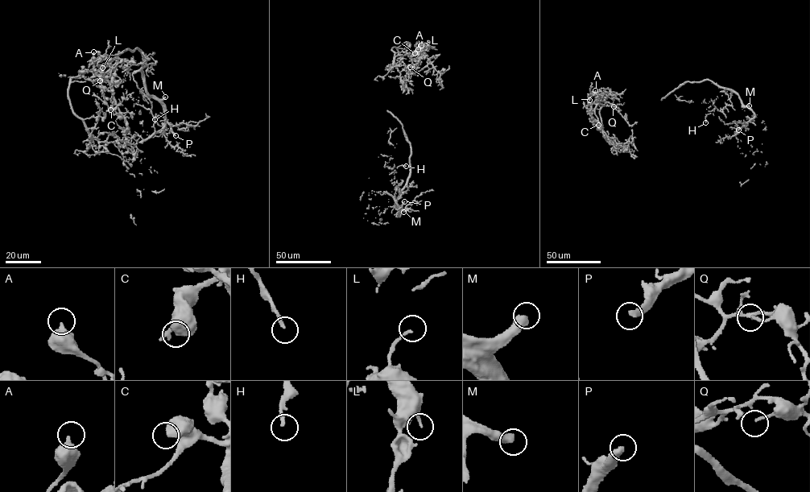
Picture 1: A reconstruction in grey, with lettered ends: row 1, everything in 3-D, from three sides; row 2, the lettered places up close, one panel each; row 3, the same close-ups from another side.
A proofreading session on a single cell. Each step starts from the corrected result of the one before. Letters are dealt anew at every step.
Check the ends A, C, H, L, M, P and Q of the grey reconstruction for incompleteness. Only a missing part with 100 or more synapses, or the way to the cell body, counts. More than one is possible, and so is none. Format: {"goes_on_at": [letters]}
{"goes_on_at": ["M", "P"]}

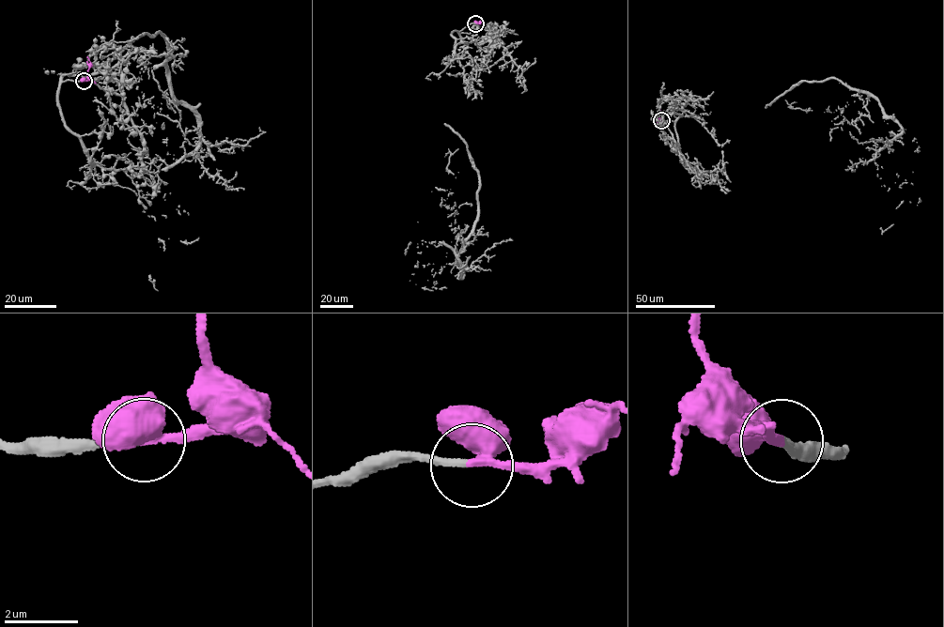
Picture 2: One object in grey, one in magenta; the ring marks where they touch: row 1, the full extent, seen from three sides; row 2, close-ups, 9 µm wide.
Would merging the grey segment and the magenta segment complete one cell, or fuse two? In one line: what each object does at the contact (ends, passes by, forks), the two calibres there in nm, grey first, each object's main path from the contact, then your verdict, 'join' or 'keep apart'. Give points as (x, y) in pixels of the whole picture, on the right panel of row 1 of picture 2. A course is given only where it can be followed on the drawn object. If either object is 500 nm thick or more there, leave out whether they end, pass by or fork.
grey ends; magenta passes by; calibres 200 and 320 nm; course grey (661, 120), (680, 154), (673, 114), (712, 134), (836, 78), (902, 128), (877, 176), (919, 199); course magenta (661, 120), (658, 116), (660, 106); join

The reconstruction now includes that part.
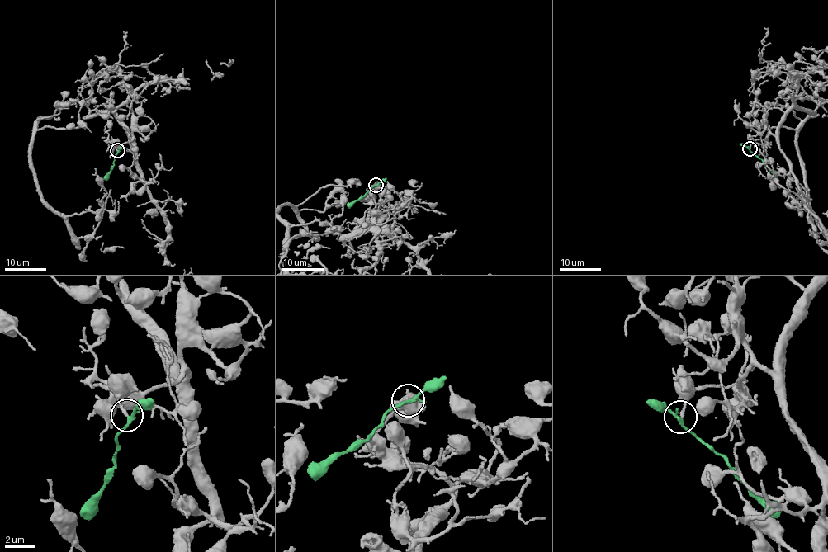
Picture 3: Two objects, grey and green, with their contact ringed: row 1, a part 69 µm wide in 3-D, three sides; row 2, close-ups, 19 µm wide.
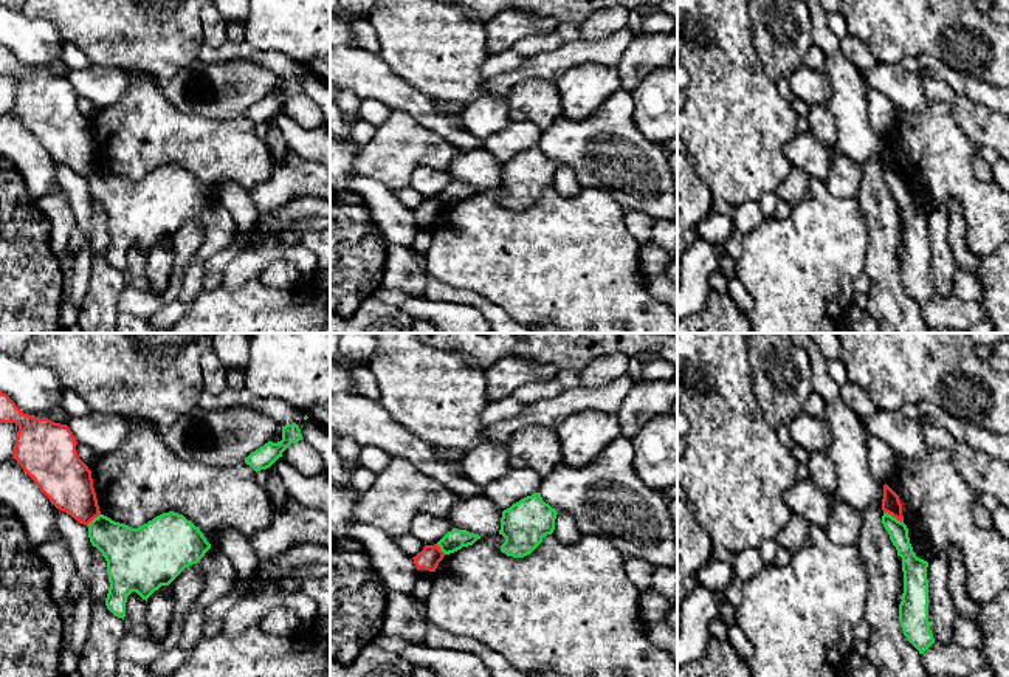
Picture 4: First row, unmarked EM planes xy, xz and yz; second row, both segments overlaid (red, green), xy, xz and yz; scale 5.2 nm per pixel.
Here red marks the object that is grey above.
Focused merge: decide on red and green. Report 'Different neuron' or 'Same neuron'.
Different neuron

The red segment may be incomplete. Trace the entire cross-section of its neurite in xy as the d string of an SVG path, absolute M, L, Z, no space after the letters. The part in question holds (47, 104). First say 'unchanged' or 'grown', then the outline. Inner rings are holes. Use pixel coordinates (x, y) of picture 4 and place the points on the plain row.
unchanged; M2 43L0 76L19 79L12 112L57 163L84 178L101 167L91 124L79 112L67 77L23 67Z

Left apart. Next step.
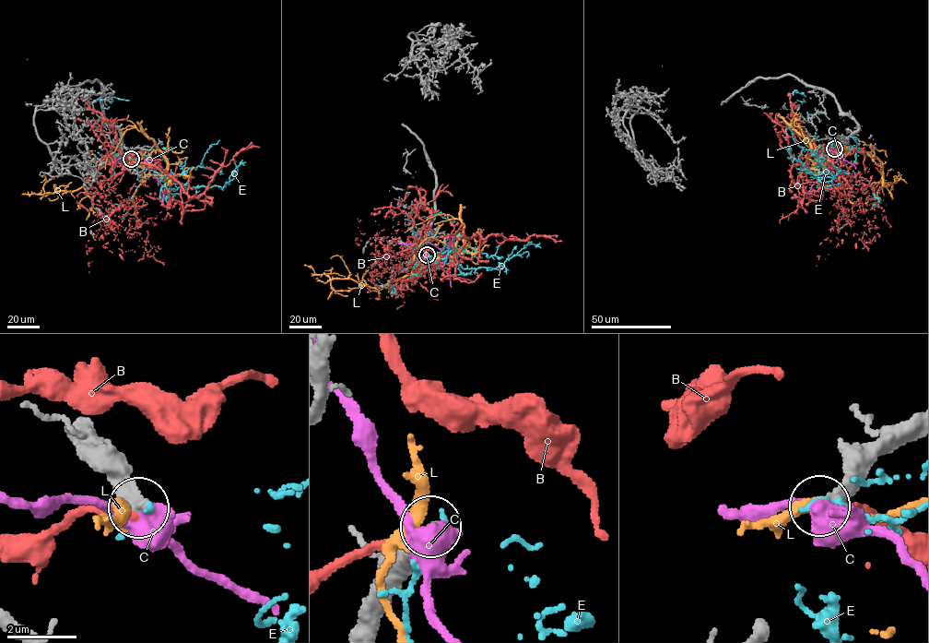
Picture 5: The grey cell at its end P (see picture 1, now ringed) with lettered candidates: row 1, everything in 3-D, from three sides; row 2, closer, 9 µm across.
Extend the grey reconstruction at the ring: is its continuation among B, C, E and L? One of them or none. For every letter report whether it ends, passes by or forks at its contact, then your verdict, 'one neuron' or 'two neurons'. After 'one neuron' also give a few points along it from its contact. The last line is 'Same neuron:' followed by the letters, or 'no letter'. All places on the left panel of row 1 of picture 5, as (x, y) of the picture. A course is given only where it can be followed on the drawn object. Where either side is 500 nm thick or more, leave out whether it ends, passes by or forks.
B: it ends there; two neurons
C: two neurons
E: it ends there; two neurons
L: it passes by; two neurons
Same neuron: no letter

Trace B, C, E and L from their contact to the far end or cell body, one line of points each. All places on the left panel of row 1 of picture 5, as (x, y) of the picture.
B: (130, 159), (107, 157), (97, 182), (148, 163), (180, 201), (141, 225), (121, 206), (109, 217), (118, 229)
C: (131, 159), (117, 160), (123, 168), (146, 159), (154, 160), (174, 183)
E: (131, 159), (124, 161), (111, 152), (117, 145), (111, 148), (92, 120), (101, 101), (111, 98), (27, 59)
L: (130, 159), (158, 167), (166, 176), (166, 157), (154, 141), (135, 127), (125, 131), (107, 159), (105, 169)

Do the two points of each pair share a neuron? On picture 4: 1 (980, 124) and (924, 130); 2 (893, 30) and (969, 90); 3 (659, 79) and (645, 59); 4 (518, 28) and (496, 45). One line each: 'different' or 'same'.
1: different
2: different
3: different
4: same

